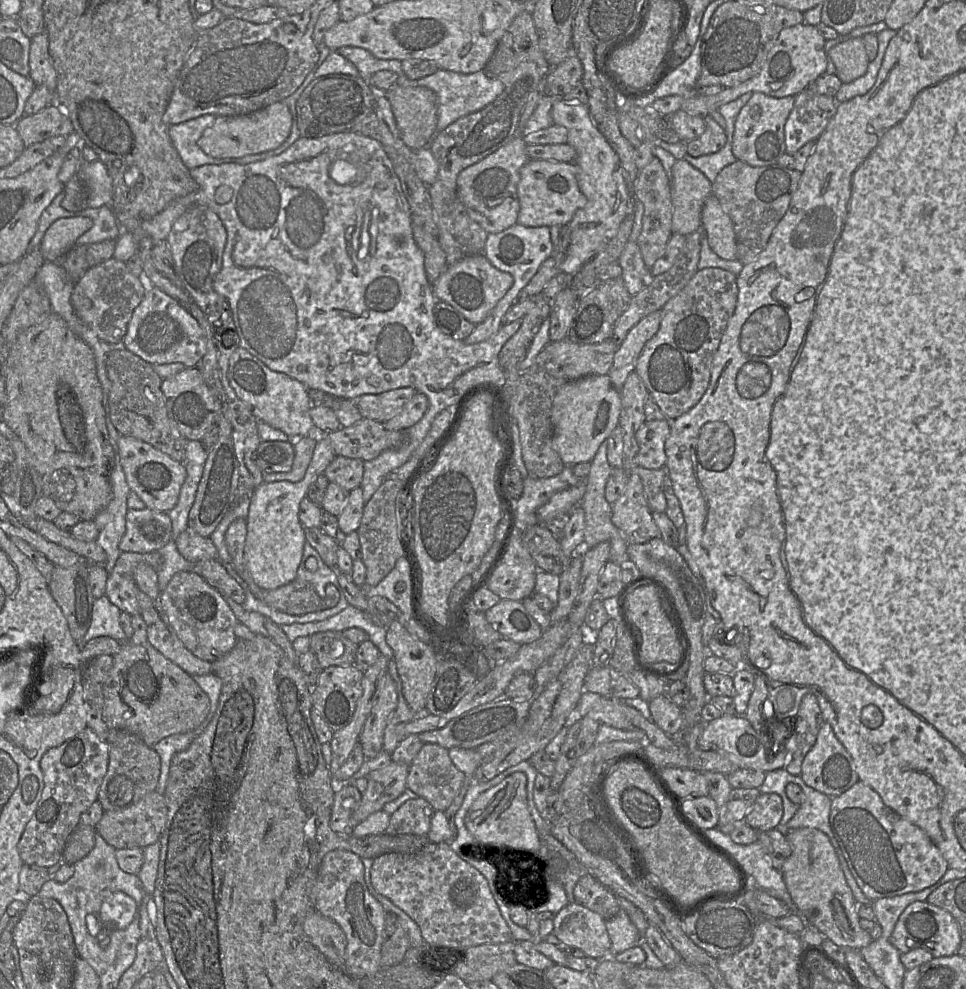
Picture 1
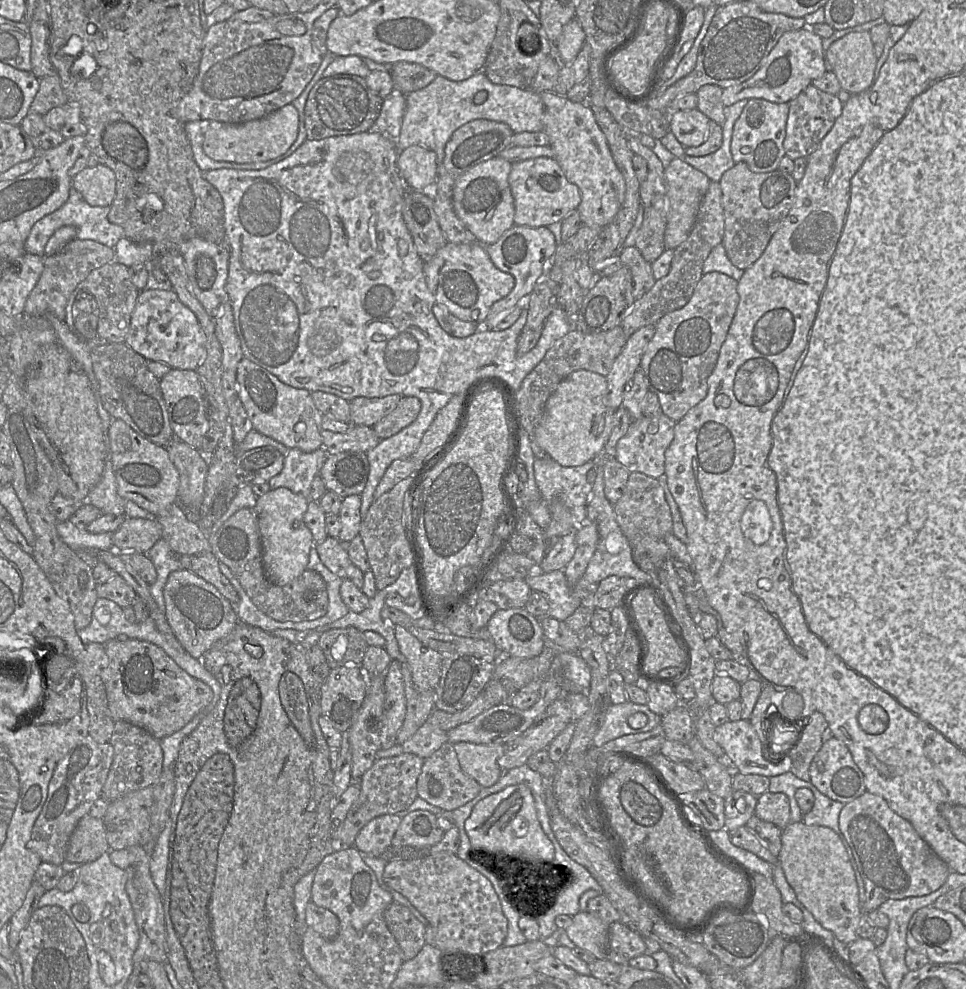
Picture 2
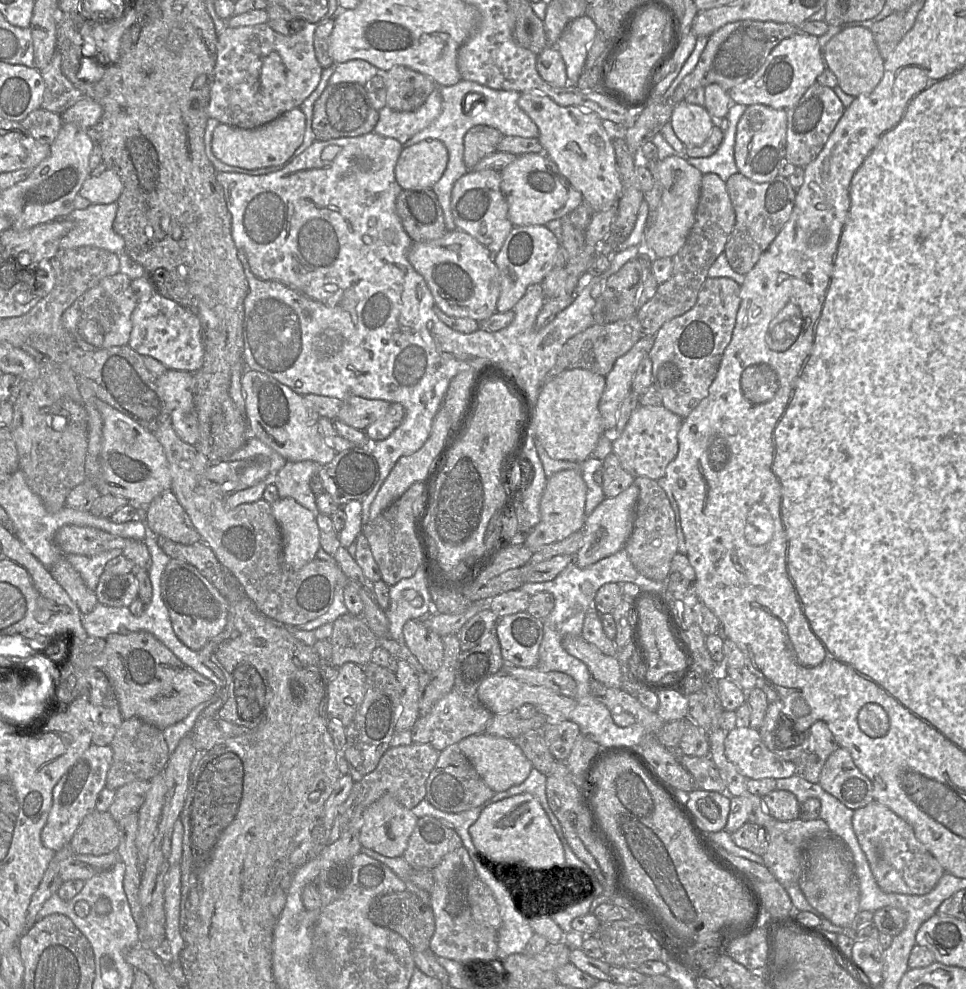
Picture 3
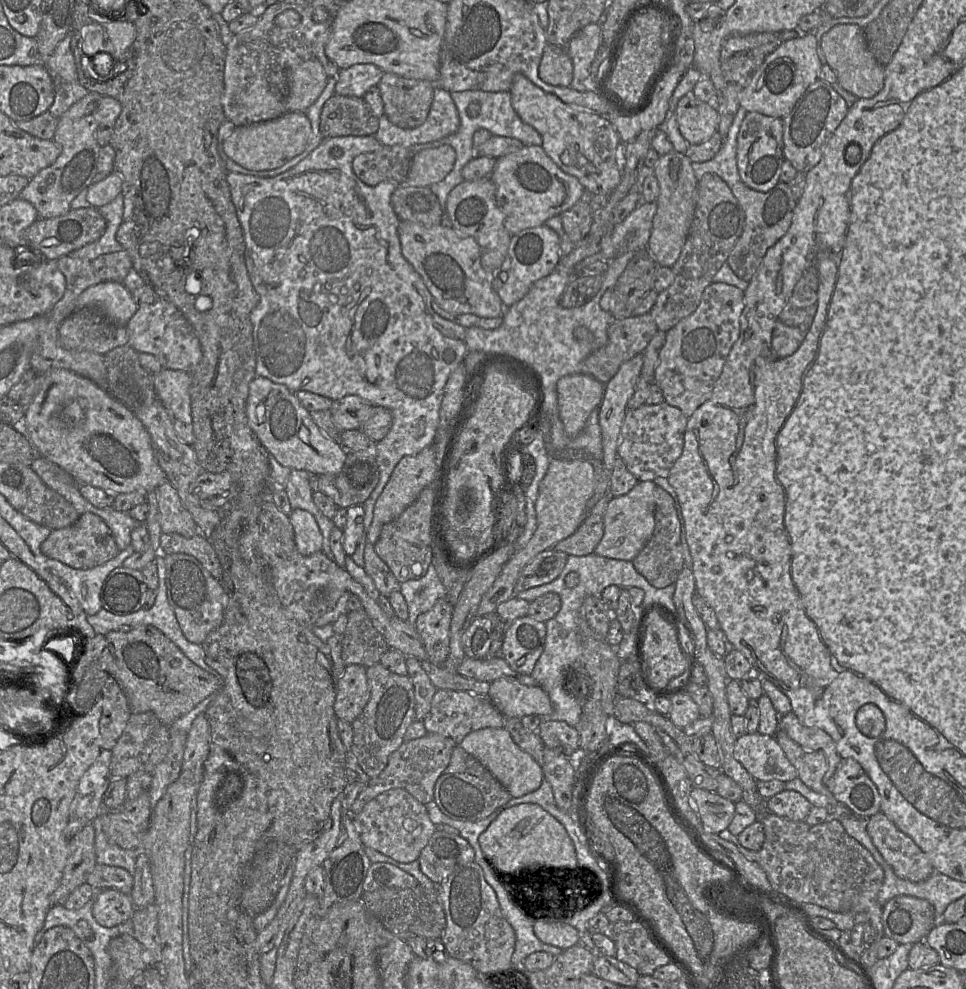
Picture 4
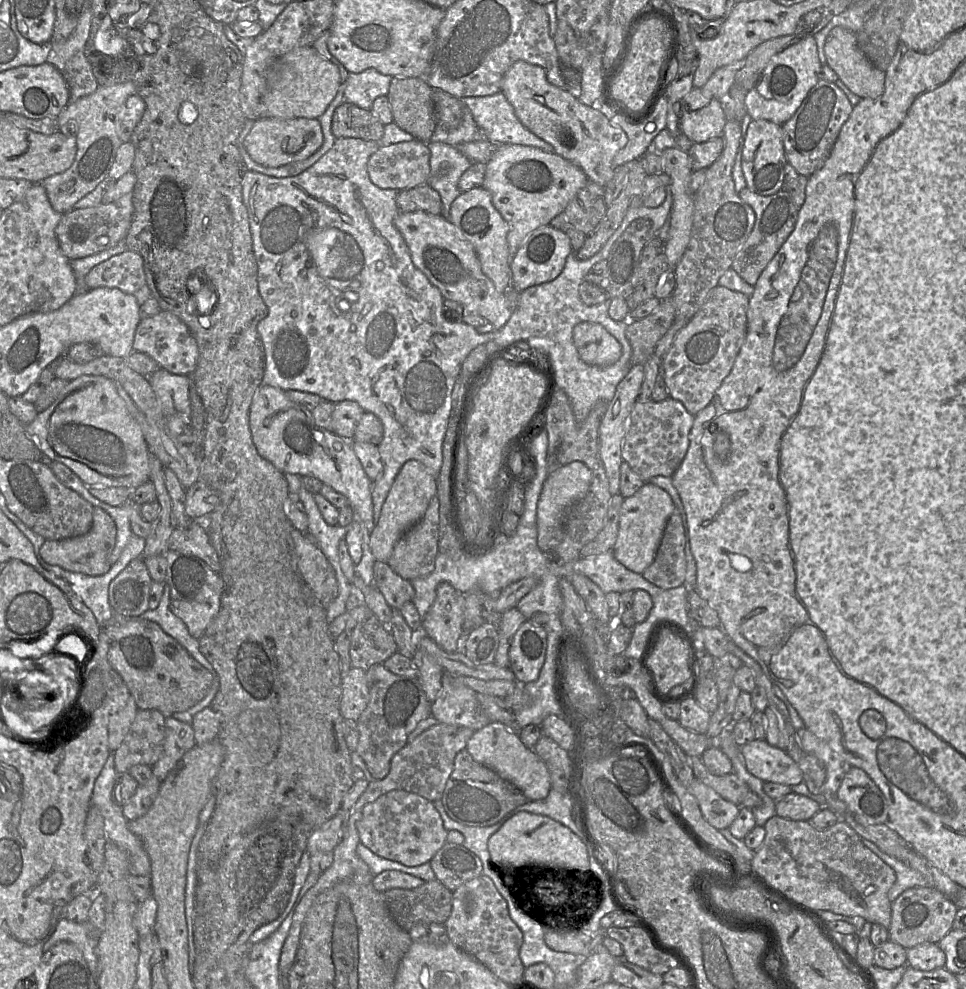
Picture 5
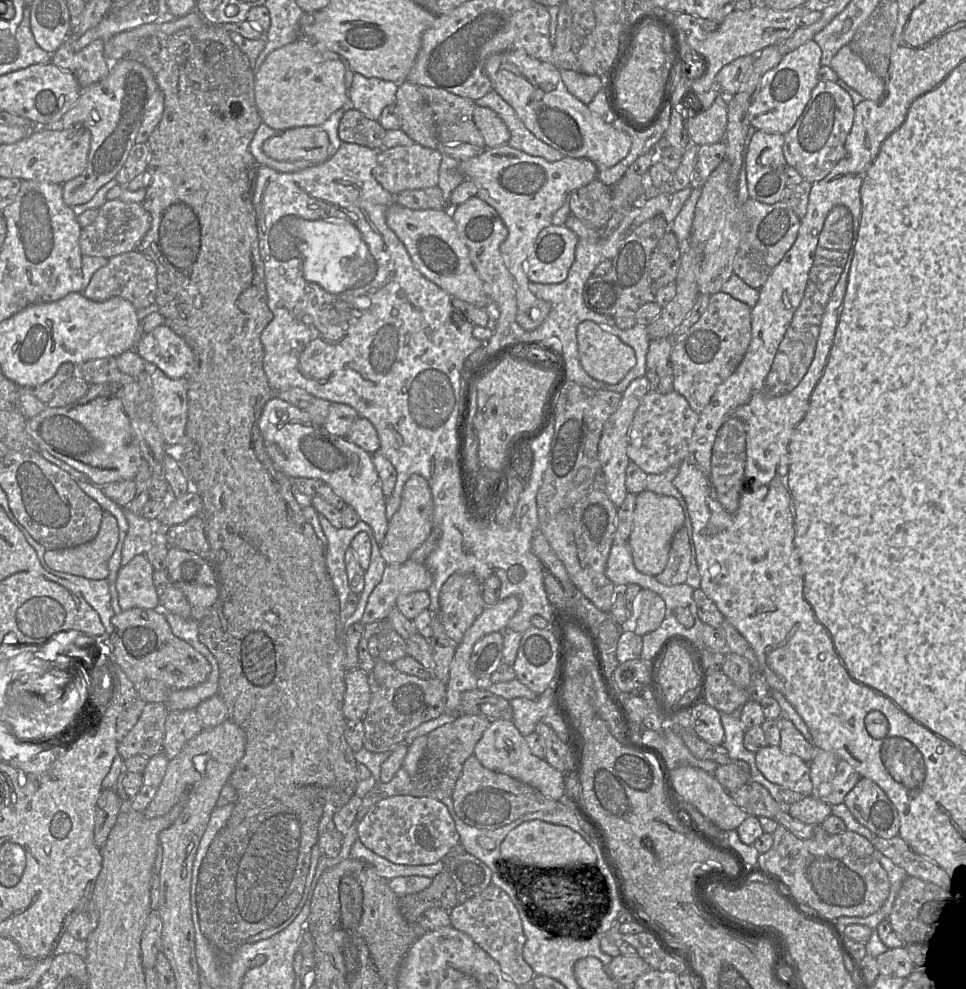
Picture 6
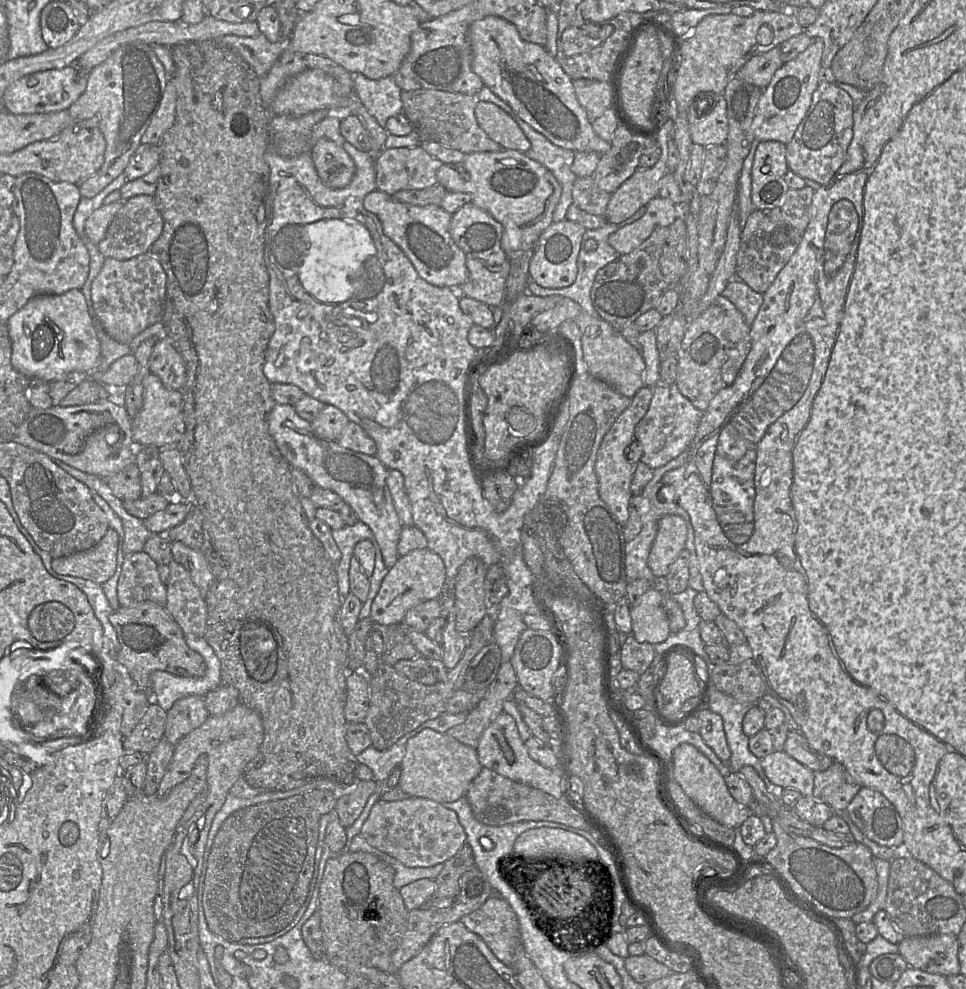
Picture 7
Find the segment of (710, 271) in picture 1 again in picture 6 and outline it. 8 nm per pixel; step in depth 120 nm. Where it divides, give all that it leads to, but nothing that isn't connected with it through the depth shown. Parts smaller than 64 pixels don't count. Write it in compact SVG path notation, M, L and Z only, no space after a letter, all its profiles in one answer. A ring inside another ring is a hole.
M719 291L710 296L708 306L699 320L674 341L670 355L673 390L684 396L698 414L709 404L718 386L733 374L742 361L751 341L751 310L744 302Z

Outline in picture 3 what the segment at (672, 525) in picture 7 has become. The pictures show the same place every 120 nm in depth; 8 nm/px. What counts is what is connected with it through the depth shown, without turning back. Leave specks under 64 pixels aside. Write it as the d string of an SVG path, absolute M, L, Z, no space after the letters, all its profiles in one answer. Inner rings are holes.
M632 484L616 497L605 498L586 517L582 528L583 544L574 556L574 562L578 567L585 568L590 566L625 547L633 530L638 496L639 488L635 484Z

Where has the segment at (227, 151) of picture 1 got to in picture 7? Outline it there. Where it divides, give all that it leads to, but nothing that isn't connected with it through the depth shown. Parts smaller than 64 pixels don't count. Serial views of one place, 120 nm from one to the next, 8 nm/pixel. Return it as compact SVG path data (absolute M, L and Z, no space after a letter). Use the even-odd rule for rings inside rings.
M323 138L313 144L310 154L318 175L326 186L341 189L349 185L356 166L342 146Z

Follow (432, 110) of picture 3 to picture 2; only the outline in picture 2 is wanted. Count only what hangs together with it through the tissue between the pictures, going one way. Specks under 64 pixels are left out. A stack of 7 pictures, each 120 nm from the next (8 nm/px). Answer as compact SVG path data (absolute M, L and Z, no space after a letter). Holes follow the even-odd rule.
M393 89L391 94L383 99L380 114L369 131L382 133L397 141L401 132L405 110L406 99L404 94Z

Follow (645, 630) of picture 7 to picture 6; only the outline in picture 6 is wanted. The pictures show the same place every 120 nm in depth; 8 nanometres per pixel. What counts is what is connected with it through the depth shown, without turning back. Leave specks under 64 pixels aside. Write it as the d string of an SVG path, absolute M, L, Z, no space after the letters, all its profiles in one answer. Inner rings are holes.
M649 589L639 594L638 610L635 619L635 633L644 636L656 630L664 620L666 605L663 598Z

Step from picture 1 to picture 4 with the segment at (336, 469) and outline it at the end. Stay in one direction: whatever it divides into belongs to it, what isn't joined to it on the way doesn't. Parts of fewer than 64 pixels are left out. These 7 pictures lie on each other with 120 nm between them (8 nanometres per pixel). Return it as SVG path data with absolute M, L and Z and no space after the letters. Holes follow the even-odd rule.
M348 452L337 475L319 475L319 491L331 498L339 508L362 505L379 480L375 455Z

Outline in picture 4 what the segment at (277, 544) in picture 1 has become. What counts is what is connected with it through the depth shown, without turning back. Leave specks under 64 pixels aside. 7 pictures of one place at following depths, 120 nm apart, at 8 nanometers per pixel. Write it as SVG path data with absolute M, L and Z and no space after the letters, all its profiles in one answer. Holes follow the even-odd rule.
M293 509L289 520L294 530L298 552L303 556L321 551L323 536L314 516L306 510Z

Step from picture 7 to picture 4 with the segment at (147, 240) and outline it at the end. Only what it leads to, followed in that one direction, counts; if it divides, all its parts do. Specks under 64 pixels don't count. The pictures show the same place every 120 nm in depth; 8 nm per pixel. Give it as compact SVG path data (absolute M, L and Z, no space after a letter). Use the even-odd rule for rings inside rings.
M97 208L72 209L68 213L48 219L37 219L25 230L29 249L38 252L43 258L57 260L87 244L97 241L105 232L106 220Z

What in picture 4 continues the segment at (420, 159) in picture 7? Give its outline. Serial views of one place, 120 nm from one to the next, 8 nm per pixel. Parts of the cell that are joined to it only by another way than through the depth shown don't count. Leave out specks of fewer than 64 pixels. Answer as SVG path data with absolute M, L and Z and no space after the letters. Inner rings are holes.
M393 145L362 153L354 158L353 171L363 183L370 186L383 181L403 184L414 152L414 147Z

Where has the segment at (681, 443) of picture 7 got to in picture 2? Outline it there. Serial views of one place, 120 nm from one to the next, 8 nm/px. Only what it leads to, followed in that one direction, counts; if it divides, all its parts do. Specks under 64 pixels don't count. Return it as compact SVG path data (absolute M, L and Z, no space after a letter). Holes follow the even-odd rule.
M664 413L656 416L642 416L632 421L626 434L616 445L616 460L630 473L641 472L658 479L665 473L665 451L673 441L675 425Z

